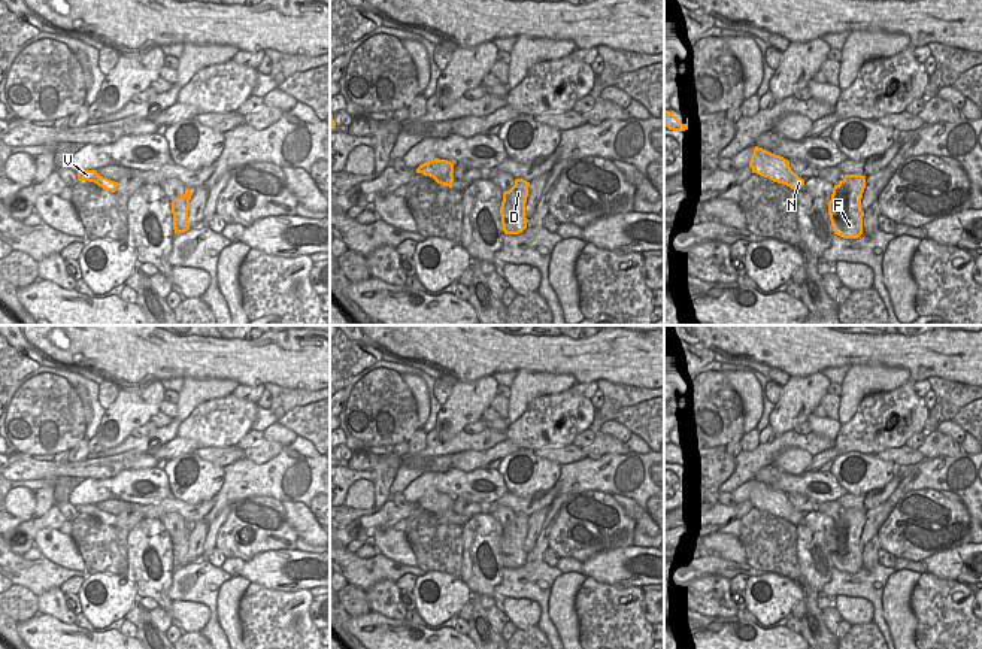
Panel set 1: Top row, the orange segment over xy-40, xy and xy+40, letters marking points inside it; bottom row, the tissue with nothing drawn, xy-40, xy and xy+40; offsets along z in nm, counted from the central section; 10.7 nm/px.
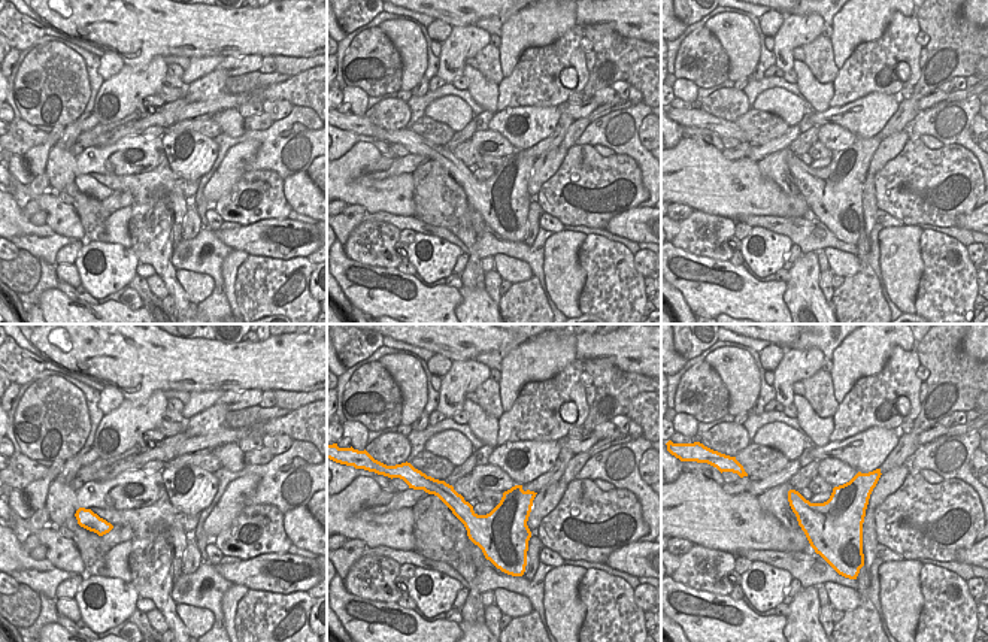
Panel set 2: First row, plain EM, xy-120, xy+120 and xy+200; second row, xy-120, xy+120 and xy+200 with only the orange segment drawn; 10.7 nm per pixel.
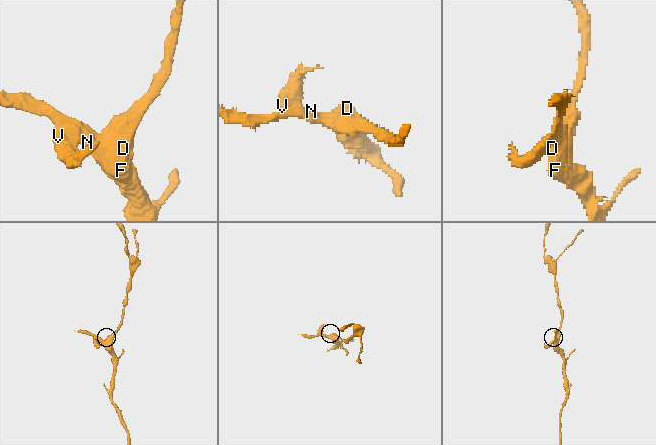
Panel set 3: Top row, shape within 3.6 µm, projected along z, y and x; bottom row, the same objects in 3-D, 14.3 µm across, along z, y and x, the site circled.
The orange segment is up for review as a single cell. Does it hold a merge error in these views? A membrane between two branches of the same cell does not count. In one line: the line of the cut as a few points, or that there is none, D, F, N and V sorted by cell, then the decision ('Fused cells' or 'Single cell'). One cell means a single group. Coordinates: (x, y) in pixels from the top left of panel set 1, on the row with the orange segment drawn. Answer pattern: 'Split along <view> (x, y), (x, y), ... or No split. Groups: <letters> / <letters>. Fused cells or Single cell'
Split along xy+40 (752, 154), (752, 160), (769, 176), (781, 182). Groups: D F N / V. Fused cells

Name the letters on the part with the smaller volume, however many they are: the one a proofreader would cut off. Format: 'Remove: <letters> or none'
Remove: V

